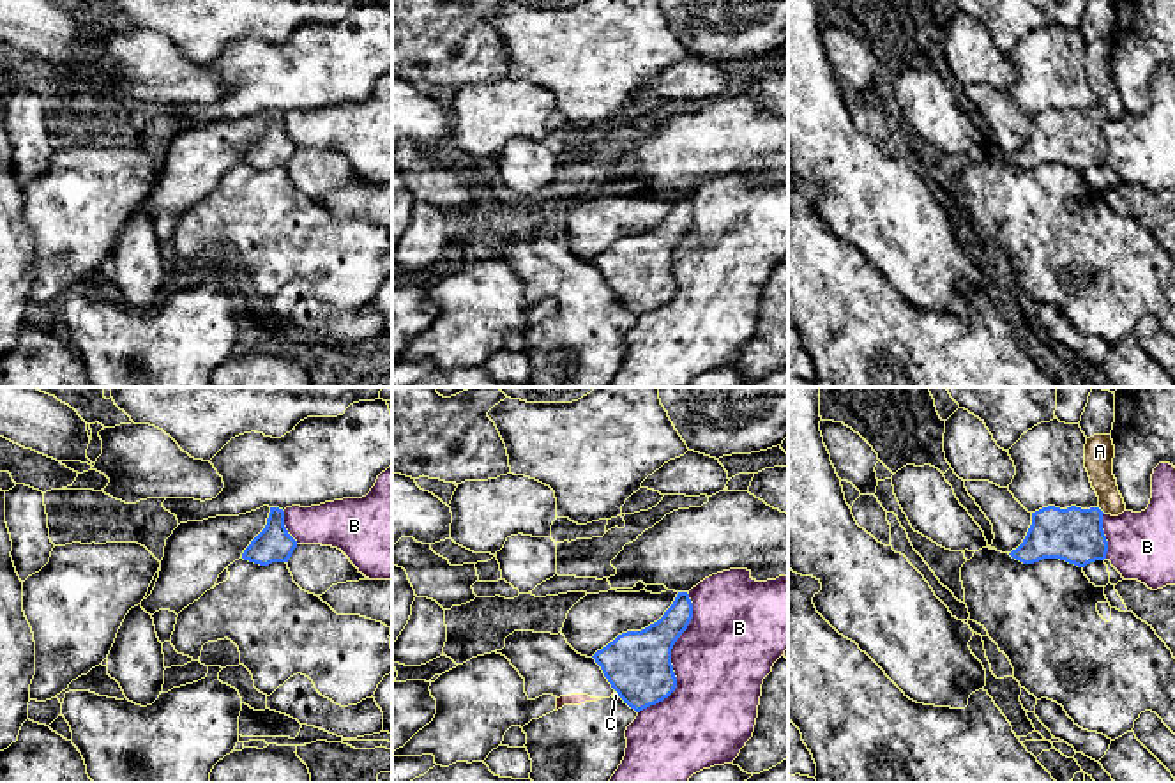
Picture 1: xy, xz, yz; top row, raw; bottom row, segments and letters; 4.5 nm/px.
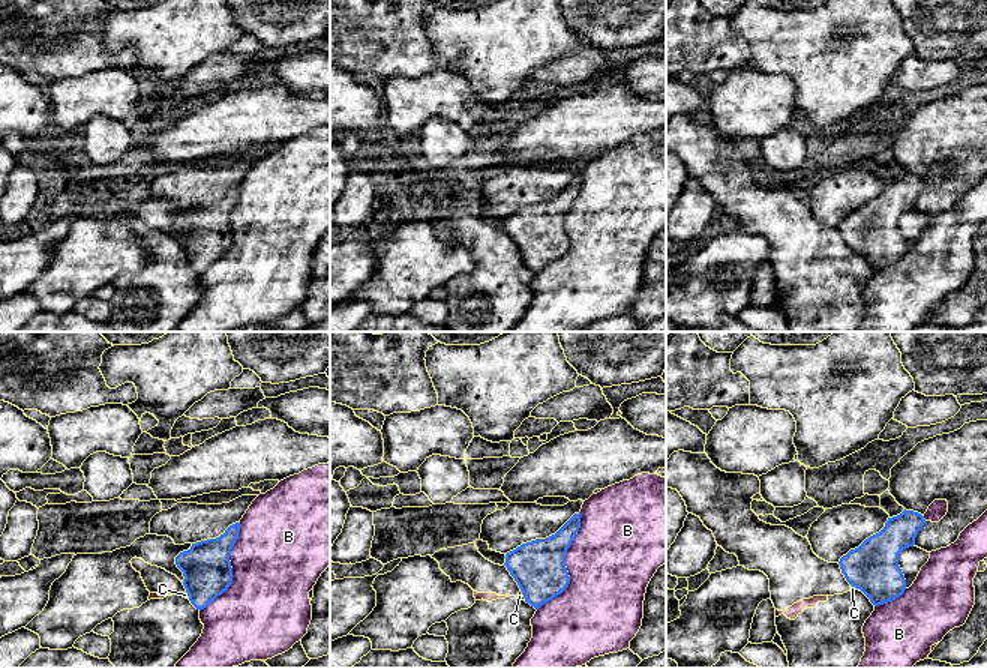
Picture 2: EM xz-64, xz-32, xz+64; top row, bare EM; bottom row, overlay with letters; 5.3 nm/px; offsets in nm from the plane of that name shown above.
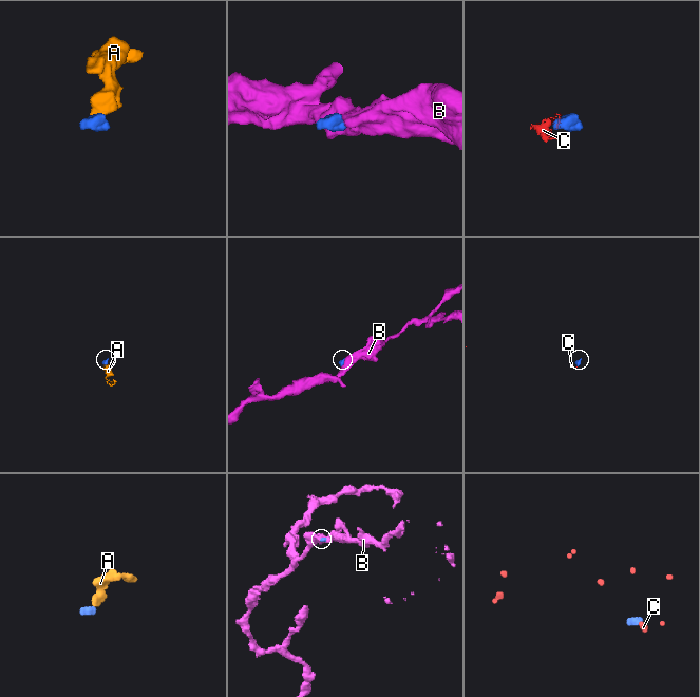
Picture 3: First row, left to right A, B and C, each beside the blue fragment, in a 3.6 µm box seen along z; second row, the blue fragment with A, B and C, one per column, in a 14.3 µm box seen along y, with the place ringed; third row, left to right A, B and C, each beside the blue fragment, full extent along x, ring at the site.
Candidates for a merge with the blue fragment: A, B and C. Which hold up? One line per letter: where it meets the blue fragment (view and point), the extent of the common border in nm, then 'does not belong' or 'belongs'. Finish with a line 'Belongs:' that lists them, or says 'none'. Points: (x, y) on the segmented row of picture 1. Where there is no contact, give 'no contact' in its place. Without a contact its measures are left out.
A: meets blue in yz at (1099, 509); contact 50 nm long; belongs
B: meets blue in xz at (670, 660); contact 600 nm long; does not belong
C: meets blue in xz at (617, 691); contact 50 nm long; does not belong
Belongs: A

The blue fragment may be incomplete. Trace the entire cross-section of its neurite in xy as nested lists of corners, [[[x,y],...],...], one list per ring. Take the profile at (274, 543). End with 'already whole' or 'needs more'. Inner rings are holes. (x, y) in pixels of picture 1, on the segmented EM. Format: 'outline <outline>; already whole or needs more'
outline [[[270,507],[265,528],[244,550],[242,559],[260,566],[288,562],[295,548],[297,541],[284,527],[284,511]]]; already whole

